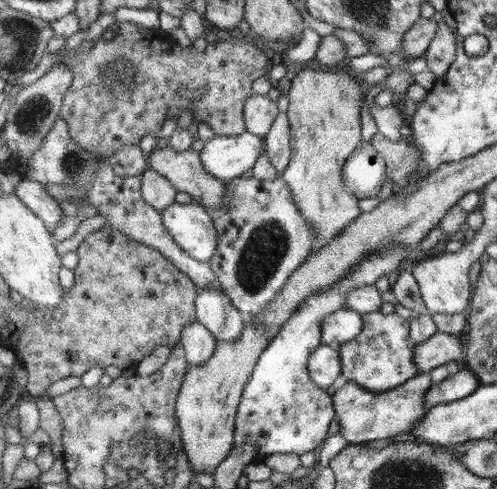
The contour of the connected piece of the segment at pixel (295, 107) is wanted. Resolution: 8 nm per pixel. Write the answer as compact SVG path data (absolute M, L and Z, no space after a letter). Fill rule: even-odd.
M307 66L292 79L288 98L288 110L286 112L290 123L290 160L289 165L282 172L290 192L293 193L296 206L300 214L308 220L314 241L310 247L310 254L324 248L324 244L330 244L352 222L356 216L362 214L358 207L359 198L347 191L343 183L342 168L348 160L354 148L362 142L361 135L361 110L364 98L357 82L346 74L332 73L316 66Z

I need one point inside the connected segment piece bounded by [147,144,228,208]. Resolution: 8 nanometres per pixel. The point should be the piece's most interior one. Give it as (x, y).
(185, 170)

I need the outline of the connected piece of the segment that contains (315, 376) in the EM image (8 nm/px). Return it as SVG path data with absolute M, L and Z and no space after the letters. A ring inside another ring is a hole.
M320 345L308 362L310 379L316 386L327 389L342 373L341 357L335 345Z

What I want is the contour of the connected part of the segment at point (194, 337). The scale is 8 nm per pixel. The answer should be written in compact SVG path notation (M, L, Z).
M194 322L182 330L179 344L184 347L187 364L200 367L214 356L216 342L214 336L202 324Z

